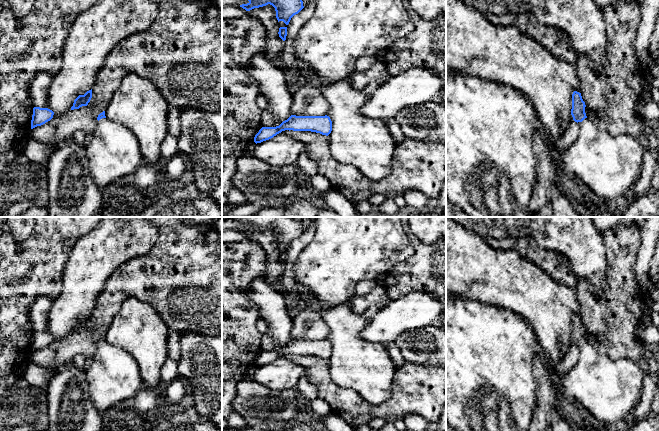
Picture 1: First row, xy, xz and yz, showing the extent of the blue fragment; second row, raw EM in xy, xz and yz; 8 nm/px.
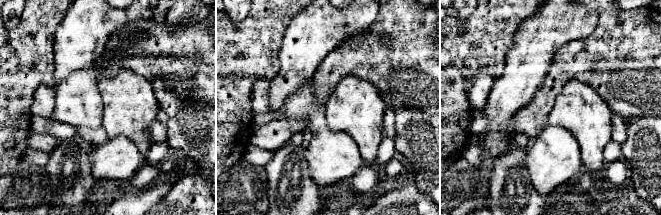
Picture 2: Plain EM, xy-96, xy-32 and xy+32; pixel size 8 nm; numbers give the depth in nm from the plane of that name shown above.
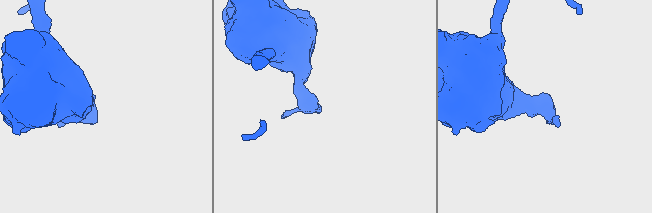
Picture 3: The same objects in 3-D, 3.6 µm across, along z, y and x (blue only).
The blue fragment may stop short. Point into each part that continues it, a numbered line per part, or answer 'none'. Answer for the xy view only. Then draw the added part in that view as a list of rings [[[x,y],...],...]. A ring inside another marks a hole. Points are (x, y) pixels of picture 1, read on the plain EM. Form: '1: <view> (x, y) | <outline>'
1: xy (113, 376) | [[[107,342],[97,346],[85,373],[91,401],[100,413],[124,400],[134,399],[144,387],[134,358]]]

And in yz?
1: yz (609, 389) | [[[589,342],[578,346],[578,349],[577,363],[561,375],[561,384],[565,392],[603,422],[613,423],[631,413],[641,400],[643,380],[647,374],[645,360],[612,359],[601,354],[596,346]]]

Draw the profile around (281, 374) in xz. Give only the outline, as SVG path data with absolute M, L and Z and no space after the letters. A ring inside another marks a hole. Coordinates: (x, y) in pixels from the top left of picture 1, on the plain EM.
M286 358L256 368L254 380L273 390L295 389L306 369Z

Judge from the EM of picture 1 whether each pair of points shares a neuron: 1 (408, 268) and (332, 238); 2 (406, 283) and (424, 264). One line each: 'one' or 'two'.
1: two
2: one

